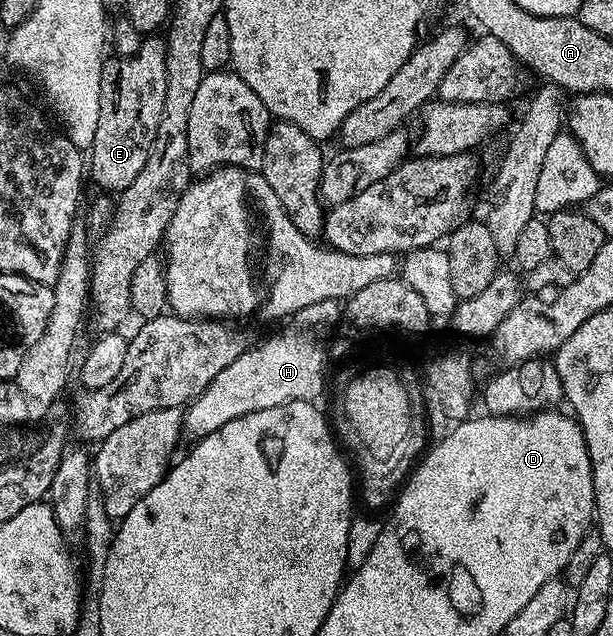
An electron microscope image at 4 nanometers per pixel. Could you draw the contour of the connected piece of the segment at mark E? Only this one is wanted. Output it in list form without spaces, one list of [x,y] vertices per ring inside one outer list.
[[[145,36],[140,39],[138,48],[134,54],[122,58],[113,56],[102,65],[101,68],[101,87],[99,88],[99,128],[95,128],[95,140],[91,147],[91,153],[87,158],[87,174],[93,177],[93,182],[97,186],[102,186],[105,190],[114,190],[120,192],[127,189],[131,184],[131,180],[135,180],[135,176],[139,176],[139,172],[143,172],[143,164],[147,164],[149,153],[153,147],[155,140],[155,132],[159,128],[159,116],[163,116],[163,99],[167,96],[167,60],[165,59],[165,39],[161,36]]]

